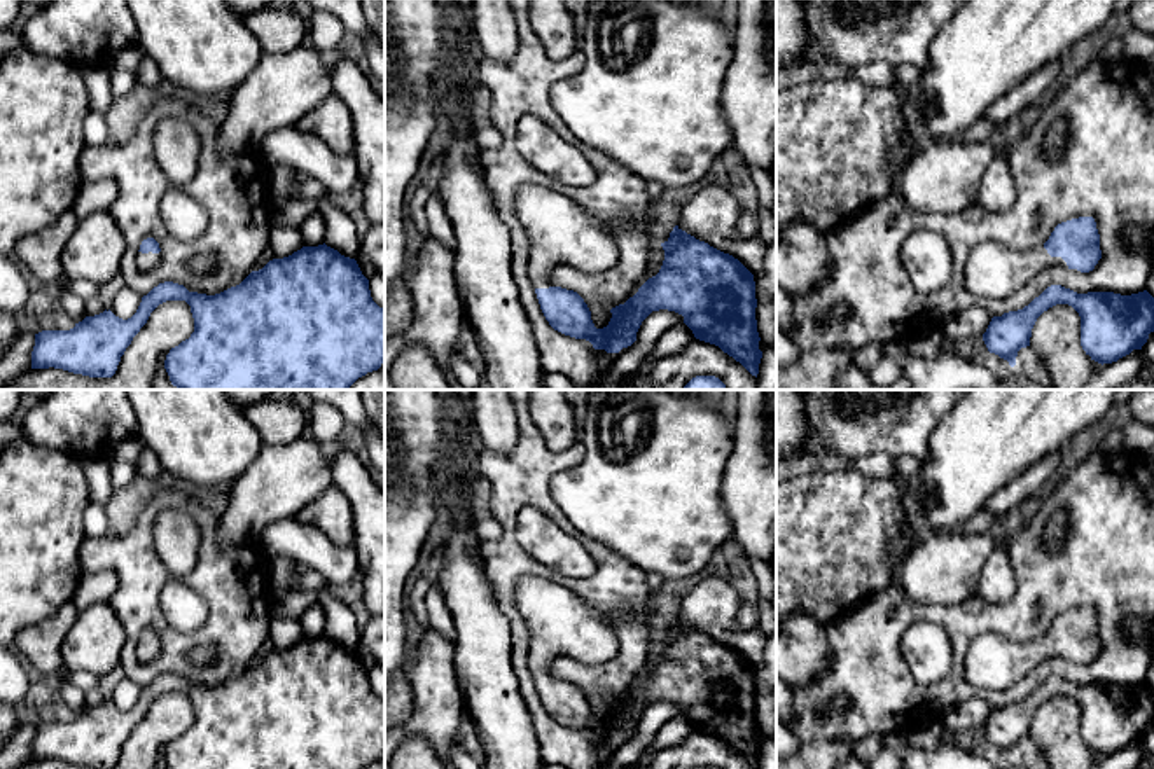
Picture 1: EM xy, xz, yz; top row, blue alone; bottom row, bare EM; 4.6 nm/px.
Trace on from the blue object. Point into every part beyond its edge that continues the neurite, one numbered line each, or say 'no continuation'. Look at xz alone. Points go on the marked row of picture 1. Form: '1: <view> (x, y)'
1: xz (560, 231)

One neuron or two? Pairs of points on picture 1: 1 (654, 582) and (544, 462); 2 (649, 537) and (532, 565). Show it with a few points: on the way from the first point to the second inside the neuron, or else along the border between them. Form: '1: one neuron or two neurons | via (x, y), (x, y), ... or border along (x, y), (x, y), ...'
1: two neurons | border along (646, 574), (649, 595), (639, 614)
2: two neurons | border along (572, 525), (642, 570)

